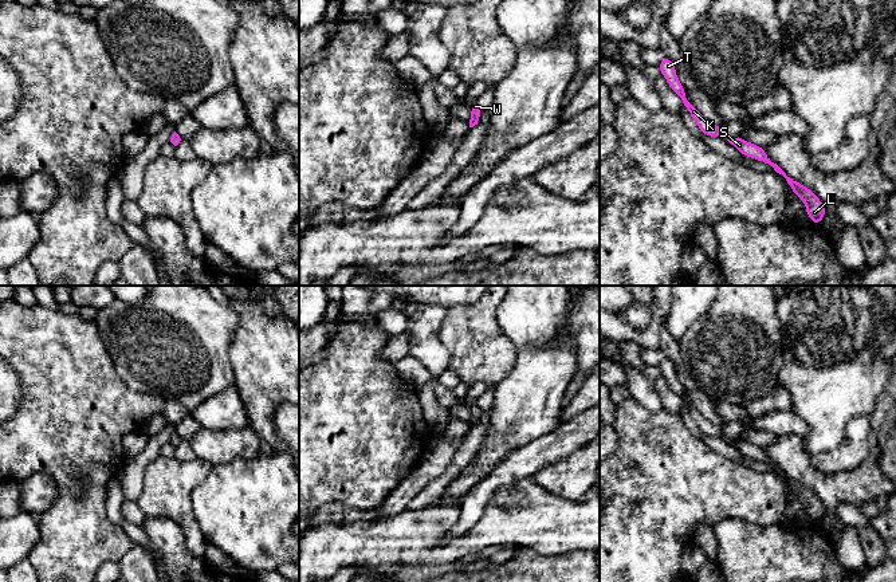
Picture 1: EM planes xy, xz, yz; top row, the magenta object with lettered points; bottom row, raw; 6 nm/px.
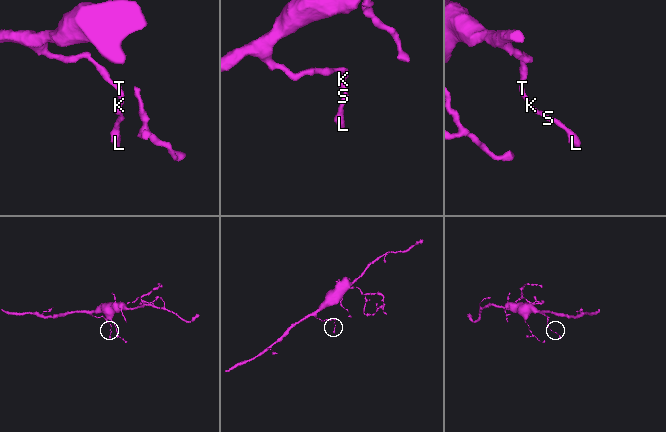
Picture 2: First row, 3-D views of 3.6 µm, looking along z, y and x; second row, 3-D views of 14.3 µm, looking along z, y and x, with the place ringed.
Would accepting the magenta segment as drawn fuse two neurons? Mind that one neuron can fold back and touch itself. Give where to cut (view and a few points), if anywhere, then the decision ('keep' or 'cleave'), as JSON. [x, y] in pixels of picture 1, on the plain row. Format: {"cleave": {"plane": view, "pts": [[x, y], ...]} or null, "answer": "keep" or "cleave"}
{"cleave": null, "answer": "keep"}

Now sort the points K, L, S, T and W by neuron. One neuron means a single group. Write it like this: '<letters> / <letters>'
K L S T W

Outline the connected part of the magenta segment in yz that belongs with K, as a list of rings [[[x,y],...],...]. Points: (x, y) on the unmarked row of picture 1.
[[[664,357],[659,366],[660,366],[661,375],[668,381],[671,389],[681,398],[683,408],[685,408],[689,412],[693,421],[702,430],[702,433],[710,437],[723,439],[723,433],[722,433],[723,428],[710,422],[696,410],[696,408],[692,404],[688,402],[685,396],[685,389],[681,386],[681,384],[676,377],[676,369],[672,361]]]

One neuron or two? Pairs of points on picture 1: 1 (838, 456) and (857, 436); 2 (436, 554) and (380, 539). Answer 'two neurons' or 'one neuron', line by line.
1: one neuron
2: one neuron

